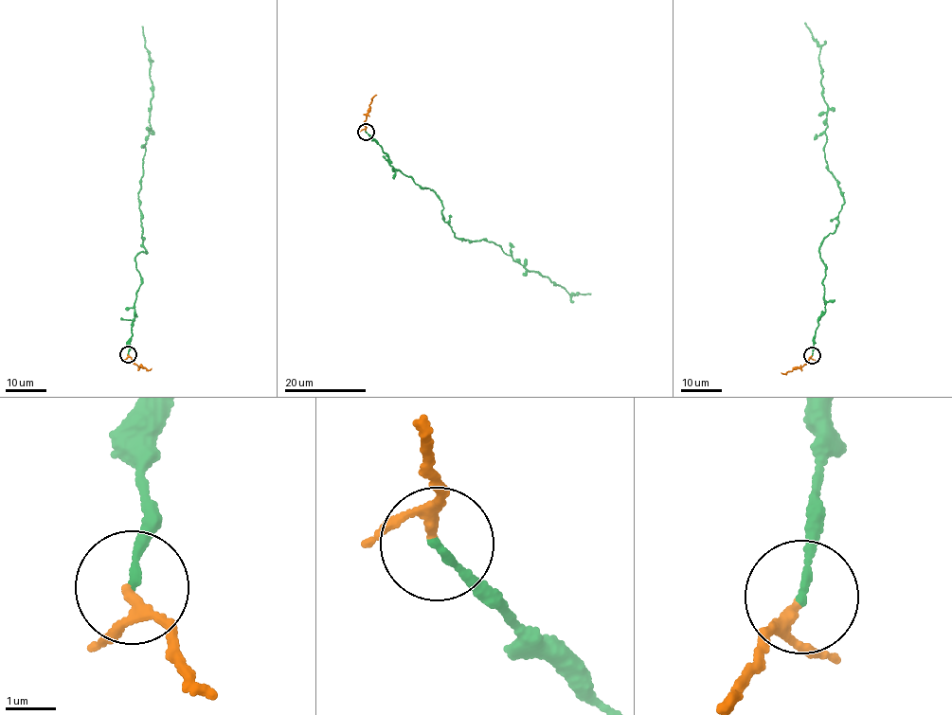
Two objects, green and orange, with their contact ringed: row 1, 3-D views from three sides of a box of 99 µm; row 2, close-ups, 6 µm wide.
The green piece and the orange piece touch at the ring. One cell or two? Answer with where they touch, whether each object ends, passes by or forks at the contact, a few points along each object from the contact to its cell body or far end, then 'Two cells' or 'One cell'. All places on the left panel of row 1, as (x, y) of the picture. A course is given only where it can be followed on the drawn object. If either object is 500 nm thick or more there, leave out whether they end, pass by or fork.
Place: (128, 354). At the ring green ends. At the ring orange passes by. Course of green: (128, 354), (134, 303), (140, 284), (135, 256), (147, 252), (142, 244), (138, 198), (153, 85), (142, 26). Course of orange: (128, 354), (138, 366), (152, 368). Two cells

